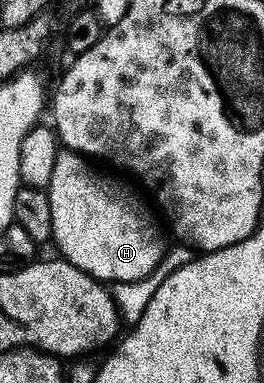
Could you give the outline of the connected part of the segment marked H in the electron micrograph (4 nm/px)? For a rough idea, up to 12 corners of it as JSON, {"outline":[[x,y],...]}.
{"outline":[[59,151],[48,195],[61,259],[139,280],[162,232],[125,188]]}

